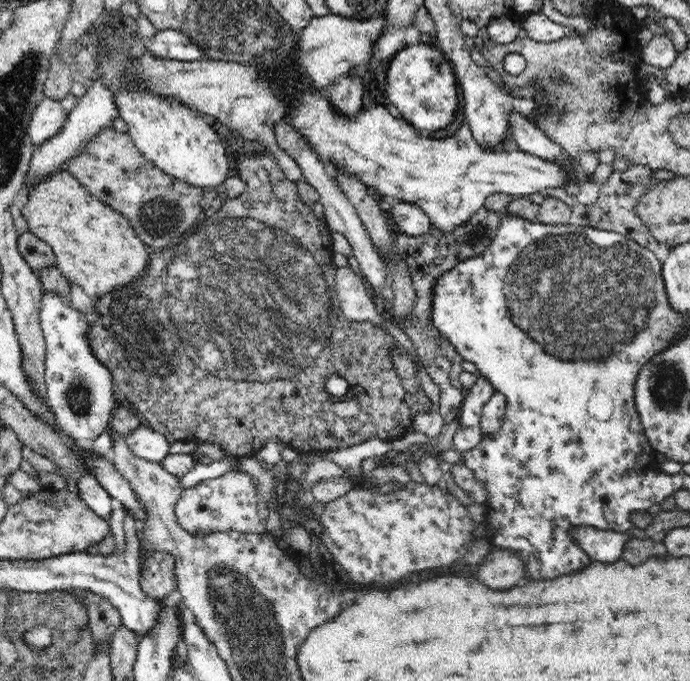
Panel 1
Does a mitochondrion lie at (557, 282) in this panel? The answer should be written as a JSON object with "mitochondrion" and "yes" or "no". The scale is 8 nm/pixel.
{"mitochondrion":"yes"}

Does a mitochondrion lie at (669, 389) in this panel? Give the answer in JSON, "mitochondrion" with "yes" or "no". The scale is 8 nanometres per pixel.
{"mitochondrion":"yes"}

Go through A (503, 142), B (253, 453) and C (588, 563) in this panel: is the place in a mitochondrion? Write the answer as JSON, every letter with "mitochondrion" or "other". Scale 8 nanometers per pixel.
{"A":"other","B":"other","C":"other"}

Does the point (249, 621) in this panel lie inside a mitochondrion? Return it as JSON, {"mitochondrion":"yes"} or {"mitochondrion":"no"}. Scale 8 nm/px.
{"mitochondrion":"yes"}

